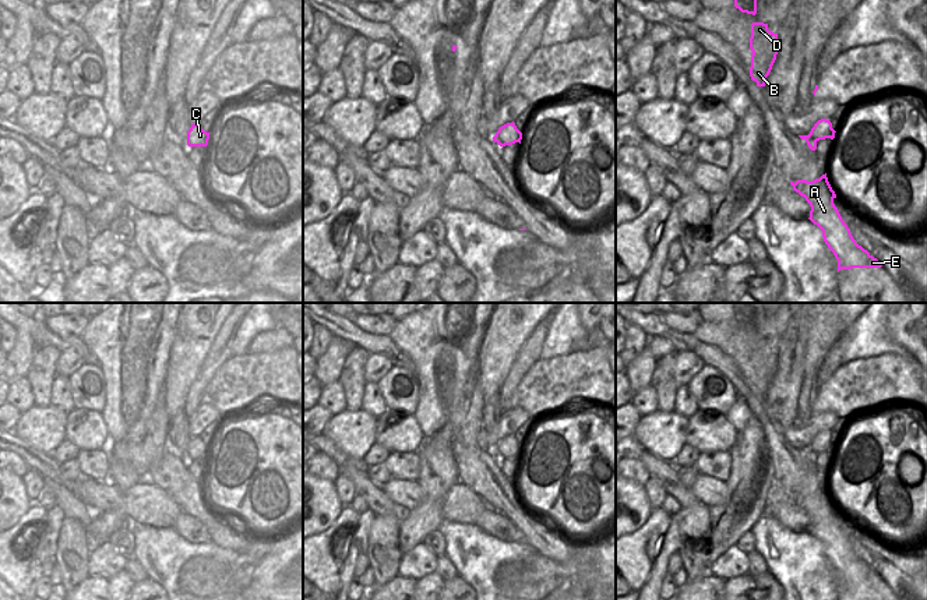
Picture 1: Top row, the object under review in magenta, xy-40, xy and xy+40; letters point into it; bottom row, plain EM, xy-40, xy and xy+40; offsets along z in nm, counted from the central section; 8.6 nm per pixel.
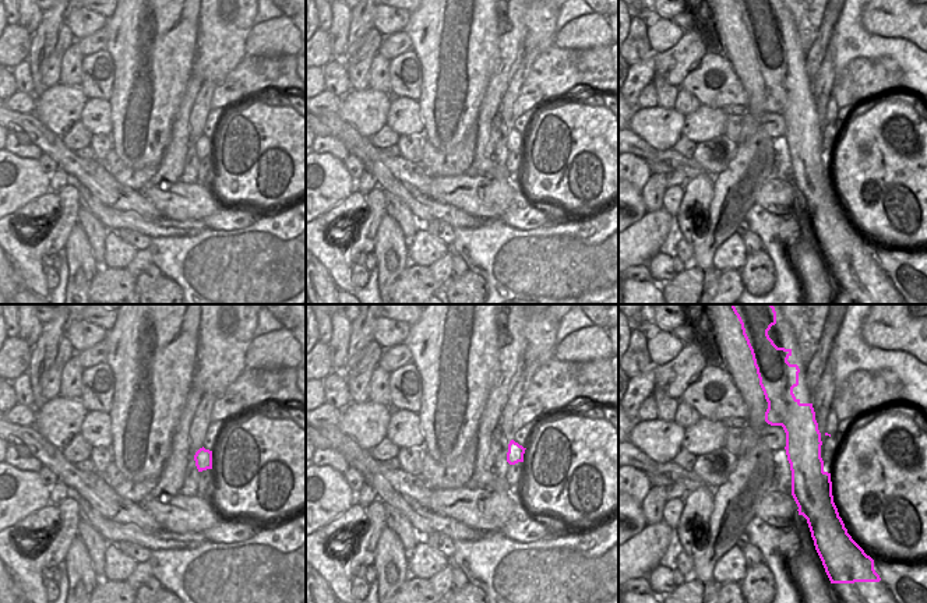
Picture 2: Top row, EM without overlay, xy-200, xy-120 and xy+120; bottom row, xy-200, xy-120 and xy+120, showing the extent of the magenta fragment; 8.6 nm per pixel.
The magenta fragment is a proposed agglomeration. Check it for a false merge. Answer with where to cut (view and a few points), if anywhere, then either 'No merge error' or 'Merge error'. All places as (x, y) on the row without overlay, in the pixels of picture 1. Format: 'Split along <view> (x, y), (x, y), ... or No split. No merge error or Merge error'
Split along xy+40 (810, 445), (816, 454). Merge error

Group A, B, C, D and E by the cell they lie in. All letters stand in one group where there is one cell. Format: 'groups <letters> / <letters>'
groups A B D E / C

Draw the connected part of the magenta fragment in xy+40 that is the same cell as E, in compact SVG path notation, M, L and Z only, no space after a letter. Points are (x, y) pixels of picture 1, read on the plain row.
M826 486L813 494L790 494L793 502L810 516L810 533L822 543L828 561L838 572L838 585L852 580L881 580L882 578L867 562L856 555L850 541L833 516L836 511Z

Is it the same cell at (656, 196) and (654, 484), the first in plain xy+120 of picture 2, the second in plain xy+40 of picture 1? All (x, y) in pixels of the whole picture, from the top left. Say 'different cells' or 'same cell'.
same cell

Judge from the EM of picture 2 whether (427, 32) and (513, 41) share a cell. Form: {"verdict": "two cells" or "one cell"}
{"verdict": "two cells"}

